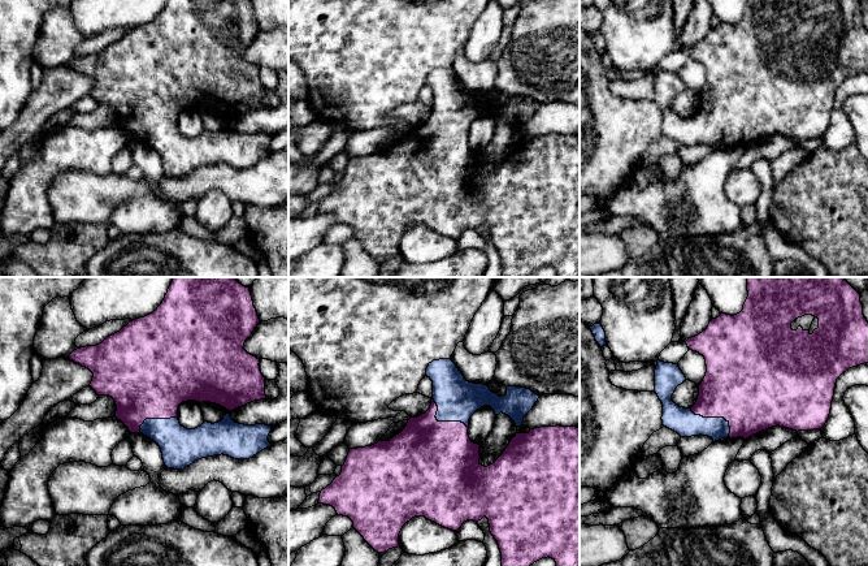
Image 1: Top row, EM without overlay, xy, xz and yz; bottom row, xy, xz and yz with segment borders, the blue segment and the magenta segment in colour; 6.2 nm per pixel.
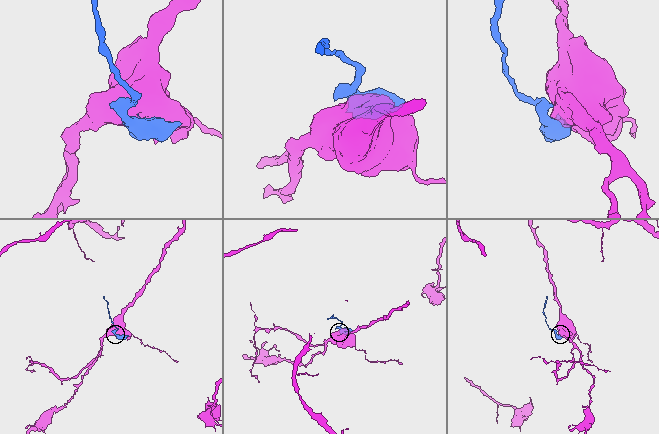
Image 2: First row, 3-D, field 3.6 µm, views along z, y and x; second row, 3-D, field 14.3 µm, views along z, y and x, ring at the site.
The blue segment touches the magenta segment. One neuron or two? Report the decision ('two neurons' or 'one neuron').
one neuron

